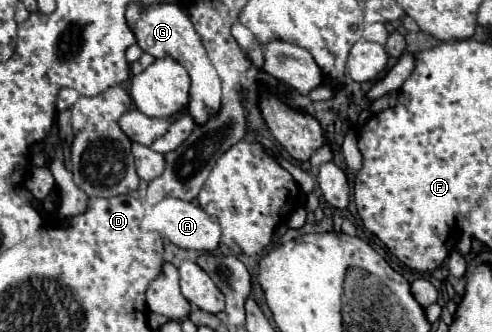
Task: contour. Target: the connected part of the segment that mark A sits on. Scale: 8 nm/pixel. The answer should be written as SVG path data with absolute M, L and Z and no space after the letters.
M166 197L160 203L156 203L154 207L150 207L140 223L140 229L146 231L156 231L160 233L164 239L168 239L170 243L174 243L176 247L182 249L196 249L196 251L214 251L220 243L220 225L216 223L216 219L212 219L204 209L200 209L198 205L190 203L190 201L182 201L182 199L174 199L174 197Z

